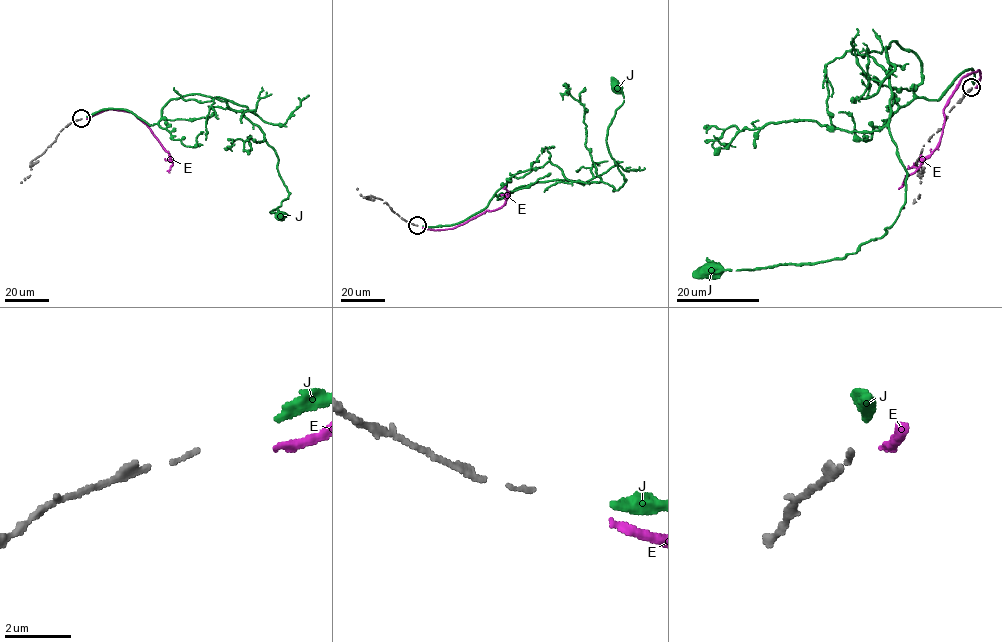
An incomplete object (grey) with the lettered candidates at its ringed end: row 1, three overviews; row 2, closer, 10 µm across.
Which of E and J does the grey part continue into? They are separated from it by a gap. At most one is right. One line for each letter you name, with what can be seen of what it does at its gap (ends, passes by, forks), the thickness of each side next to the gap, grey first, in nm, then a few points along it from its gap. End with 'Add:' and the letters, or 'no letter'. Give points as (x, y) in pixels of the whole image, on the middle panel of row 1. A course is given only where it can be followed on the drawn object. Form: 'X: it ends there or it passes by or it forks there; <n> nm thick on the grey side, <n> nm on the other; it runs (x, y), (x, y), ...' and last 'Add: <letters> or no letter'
J: it ends there; 120 nm thick on the grey side, 300 nm on the other; it runs (422, 226), (460, 222), (538, 182), (617, 190), (626, 180), (606, 143), (623, 101), (616, 87)
Add: J

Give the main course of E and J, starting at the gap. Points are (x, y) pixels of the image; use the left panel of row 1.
E: (86, 118), (109, 109), (132, 113), (168, 153), (173, 164), (169, 172)
J: (86, 117), (124, 109), (153, 125), (172, 99), (198, 93), (245, 106), (290, 193), (270, 212), (280, 215)

